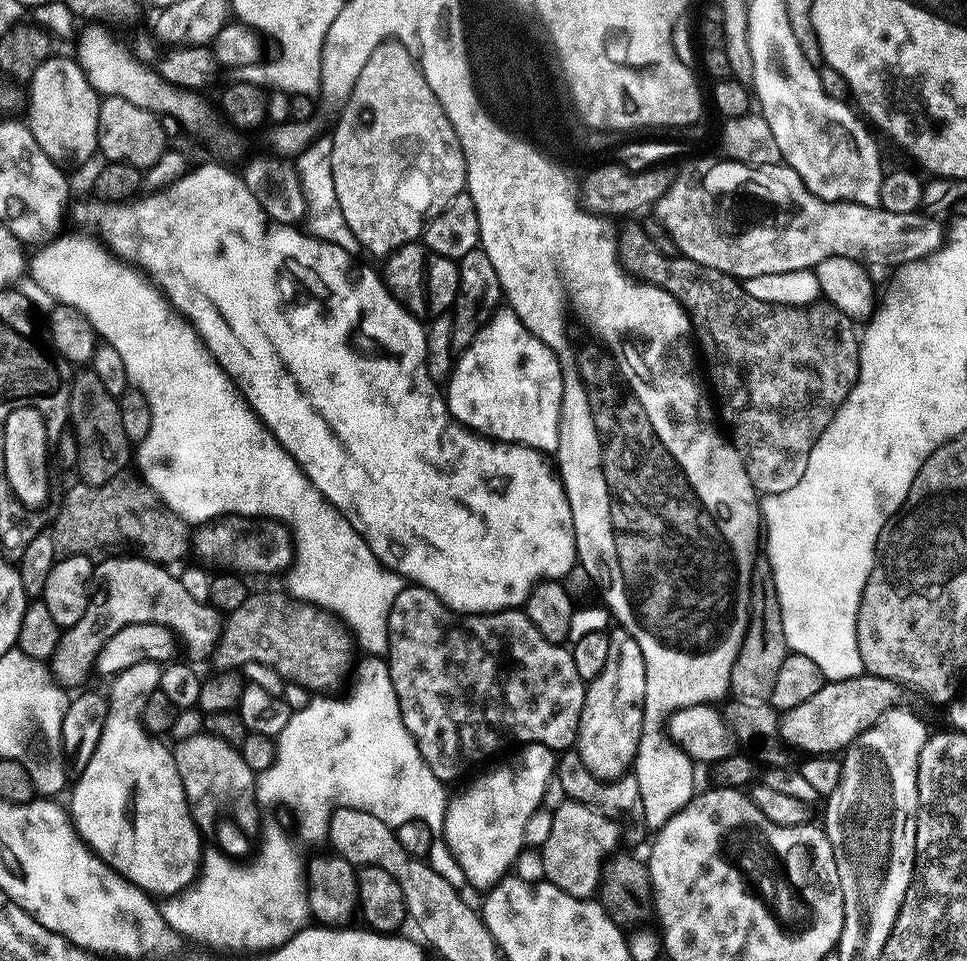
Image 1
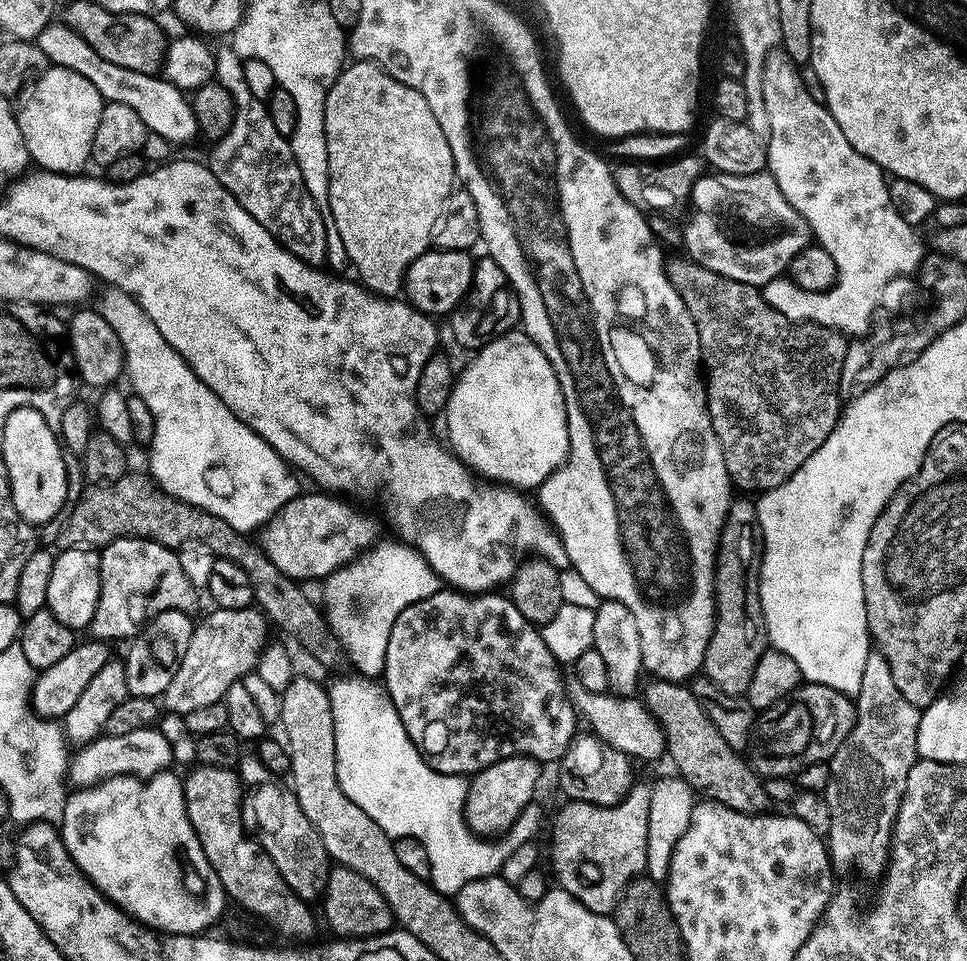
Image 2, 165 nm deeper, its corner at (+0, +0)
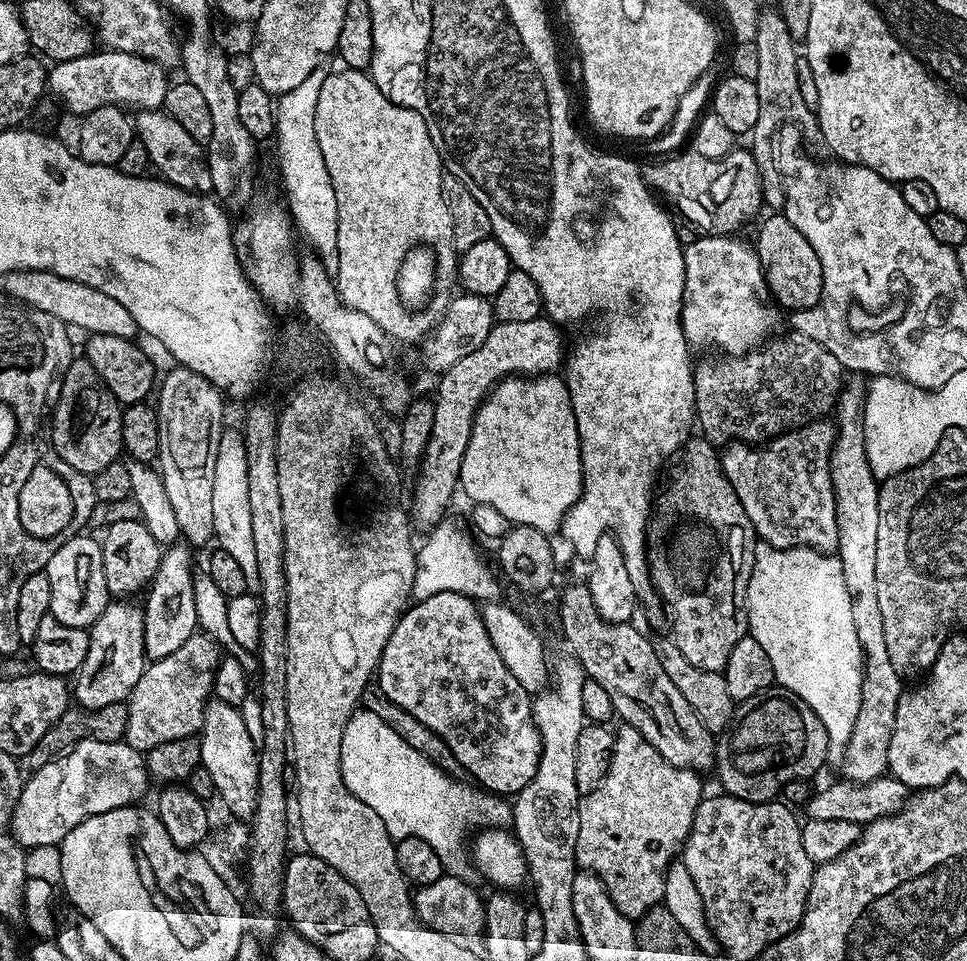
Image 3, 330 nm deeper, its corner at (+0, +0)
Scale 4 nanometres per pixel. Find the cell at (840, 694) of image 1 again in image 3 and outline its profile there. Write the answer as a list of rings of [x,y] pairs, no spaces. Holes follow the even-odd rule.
[[[777,687],[775,690],[759,692],[739,701],[732,713],[732,721],[719,733],[715,741],[716,758],[714,773],[720,779],[725,793],[739,800],[749,800],[755,804],[767,804],[781,795],[783,787],[795,780],[812,778],[828,760],[828,735],[814,710],[806,706],[792,692]]]

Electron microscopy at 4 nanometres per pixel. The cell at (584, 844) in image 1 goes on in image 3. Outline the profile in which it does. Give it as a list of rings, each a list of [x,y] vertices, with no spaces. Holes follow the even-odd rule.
[[[620,726],[615,729],[616,741],[614,742],[614,754],[610,758],[610,770],[606,770],[606,778],[602,778],[602,786],[598,786],[598,790],[587,793],[581,799],[580,813],[578,814],[578,822],[580,829],[578,830],[578,846],[576,847],[576,863],[585,872],[592,873],[593,876],[599,878],[604,883],[608,896],[614,902],[614,906],[624,915],[627,920],[633,922],[640,919],[651,910],[657,907],[664,899],[664,891],[666,890],[666,874],[668,873],[668,865],[673,863],[672,856],[681,851],[684,841],[687,840],[692,823],[694,822],[694,814],[698,810],[701,800],[705,799],[704,784],[699,775],[693,772],[691,768],[679,768],[670,762],[666,762],[666,758],[662,758],[662,754],[658,754],[658,750],[654,750],[654,746],[650,746],[650,742],[646,742],[646,738],[636,728]]]

